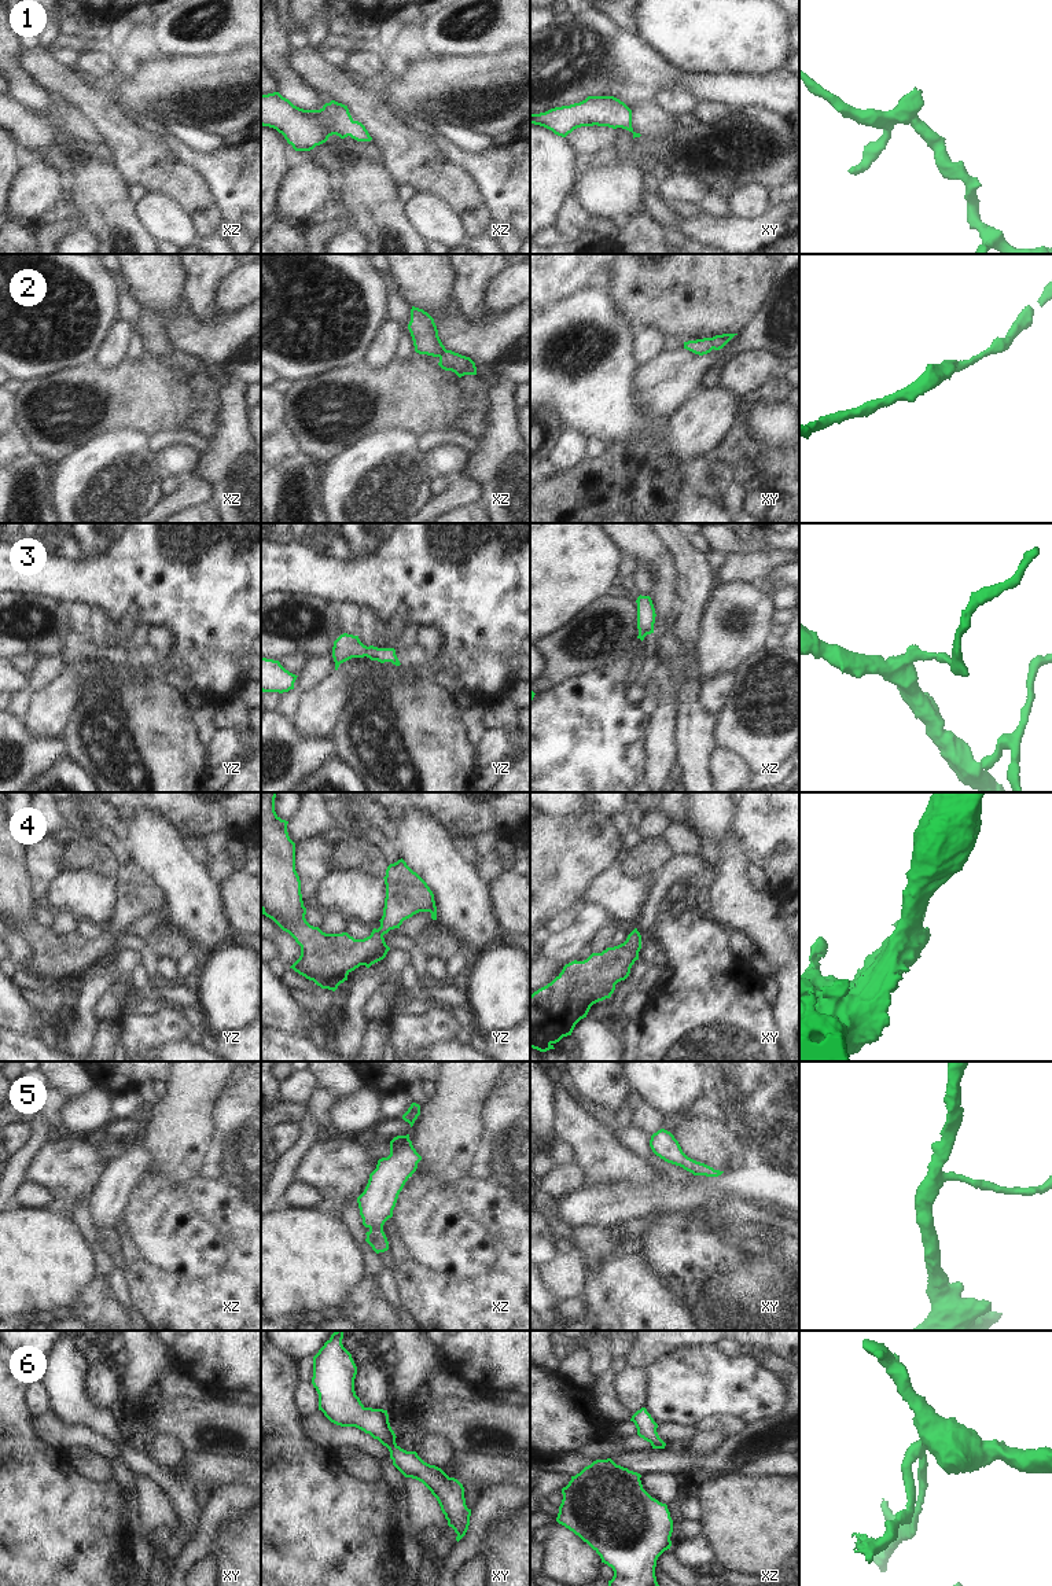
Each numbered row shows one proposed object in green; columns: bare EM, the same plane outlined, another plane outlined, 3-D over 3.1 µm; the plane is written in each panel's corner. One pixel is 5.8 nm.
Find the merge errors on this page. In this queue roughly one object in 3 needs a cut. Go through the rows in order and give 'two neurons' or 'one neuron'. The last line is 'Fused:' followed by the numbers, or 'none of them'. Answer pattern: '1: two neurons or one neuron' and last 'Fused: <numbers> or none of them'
1: one neuron
2: one neuron
3: one neuron
4: one neuron
5: one neuron
6: one neuron
Fused: none of them

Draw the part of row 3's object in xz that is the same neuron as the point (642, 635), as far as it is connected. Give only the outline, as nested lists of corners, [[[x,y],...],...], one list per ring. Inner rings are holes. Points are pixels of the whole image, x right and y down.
[[[639,596],[637,600],[637,629],[641,641],[647,634],[654,633],[655,608],[650,596]]]

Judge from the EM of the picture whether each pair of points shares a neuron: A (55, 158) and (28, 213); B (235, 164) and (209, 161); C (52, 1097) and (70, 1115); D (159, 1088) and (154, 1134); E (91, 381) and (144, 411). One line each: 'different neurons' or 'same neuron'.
A: different neurons
B: same neuron
C: different neurons
D: different neurons
E: same neuron

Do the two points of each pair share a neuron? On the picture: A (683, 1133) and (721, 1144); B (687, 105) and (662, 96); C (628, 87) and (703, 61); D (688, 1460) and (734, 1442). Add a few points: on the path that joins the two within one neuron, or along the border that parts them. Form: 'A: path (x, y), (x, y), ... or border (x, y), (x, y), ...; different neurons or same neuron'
A: path (692, 1134), (712, 1143); same neuron
B: path (681, 100), (668, 98); same neuron
C: border (654, 50), (683, 70), (712, 76); different neurons
D: path (699, 1460), (716, 1460), (723, 1453); same neuron

